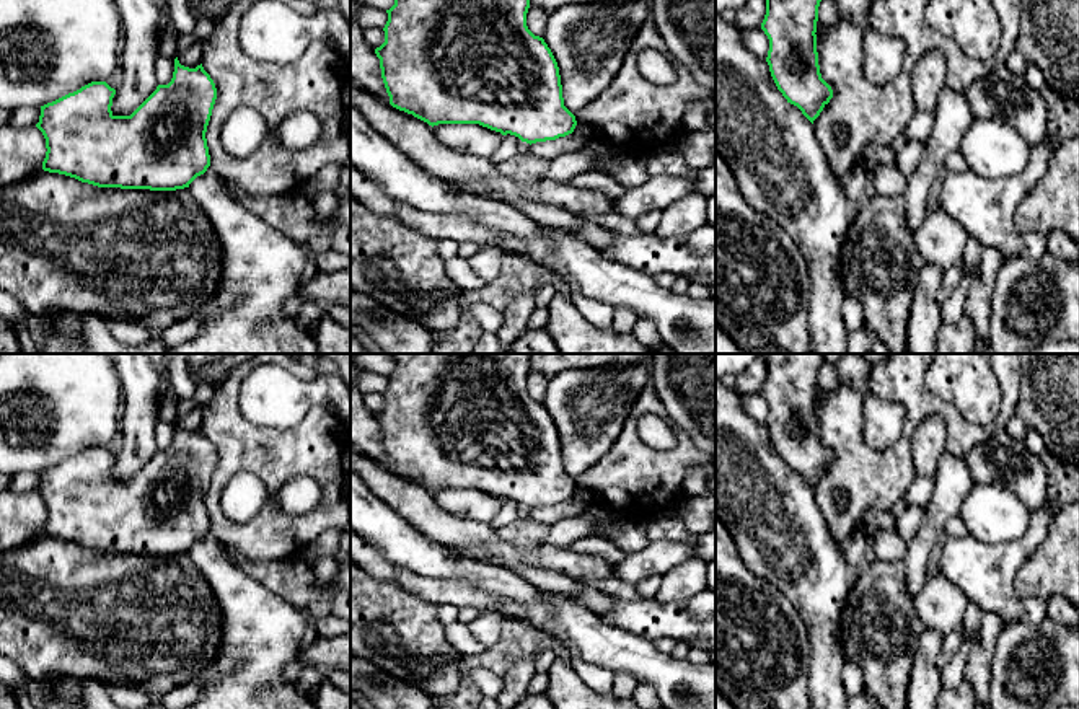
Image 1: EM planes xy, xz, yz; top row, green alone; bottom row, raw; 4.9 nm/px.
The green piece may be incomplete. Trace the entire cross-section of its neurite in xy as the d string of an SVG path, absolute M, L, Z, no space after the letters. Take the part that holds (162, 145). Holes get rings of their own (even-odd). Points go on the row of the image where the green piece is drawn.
M174 59L173 78L130 114L111 111L116 90L106 81L91 81L52 103L41 106L36 127L46 139L42 170L75 178L98 187L176 191L210 166L207 126L217 99L217 88L202 64L189 68Z

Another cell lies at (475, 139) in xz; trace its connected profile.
M438 124L434 134L440 143L461 153L491 158L504 135L479 124Z

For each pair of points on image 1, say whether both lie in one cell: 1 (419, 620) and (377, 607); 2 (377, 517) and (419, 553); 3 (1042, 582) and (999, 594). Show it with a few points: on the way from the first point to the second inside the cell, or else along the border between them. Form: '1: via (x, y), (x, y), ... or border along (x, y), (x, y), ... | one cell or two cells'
1: via (409, 620), (393, 620), (387, 615) | one cell
2: via (387, 527), (409, 548) | one cell
3: border along (1032, 554), (1021, 566), (1014, 589) | two cells

